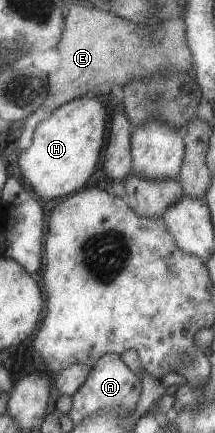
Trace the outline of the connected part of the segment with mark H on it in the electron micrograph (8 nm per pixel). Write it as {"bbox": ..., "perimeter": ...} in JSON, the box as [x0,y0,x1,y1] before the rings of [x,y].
{"bbox":[16,96,106,202],"perimeter":[[[97,96],[78,97],[55,107],[47,119],[37,123],[32,132],[30,146],[22,150],[17,158],[16,163],[22,182],[43,202],[46,198],[56,198],[59,201],[66,195],[78,191],[94,172],[94,166],[100,158],[104,144],[104,130],[106,130],[106,110],[98,102]]]}

